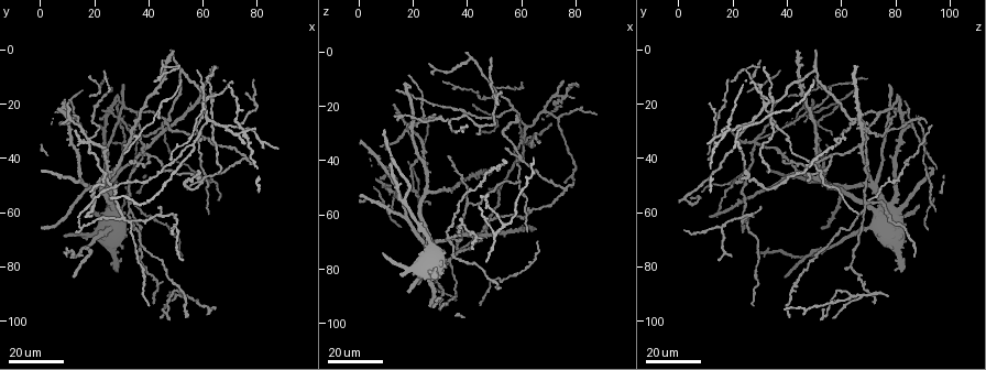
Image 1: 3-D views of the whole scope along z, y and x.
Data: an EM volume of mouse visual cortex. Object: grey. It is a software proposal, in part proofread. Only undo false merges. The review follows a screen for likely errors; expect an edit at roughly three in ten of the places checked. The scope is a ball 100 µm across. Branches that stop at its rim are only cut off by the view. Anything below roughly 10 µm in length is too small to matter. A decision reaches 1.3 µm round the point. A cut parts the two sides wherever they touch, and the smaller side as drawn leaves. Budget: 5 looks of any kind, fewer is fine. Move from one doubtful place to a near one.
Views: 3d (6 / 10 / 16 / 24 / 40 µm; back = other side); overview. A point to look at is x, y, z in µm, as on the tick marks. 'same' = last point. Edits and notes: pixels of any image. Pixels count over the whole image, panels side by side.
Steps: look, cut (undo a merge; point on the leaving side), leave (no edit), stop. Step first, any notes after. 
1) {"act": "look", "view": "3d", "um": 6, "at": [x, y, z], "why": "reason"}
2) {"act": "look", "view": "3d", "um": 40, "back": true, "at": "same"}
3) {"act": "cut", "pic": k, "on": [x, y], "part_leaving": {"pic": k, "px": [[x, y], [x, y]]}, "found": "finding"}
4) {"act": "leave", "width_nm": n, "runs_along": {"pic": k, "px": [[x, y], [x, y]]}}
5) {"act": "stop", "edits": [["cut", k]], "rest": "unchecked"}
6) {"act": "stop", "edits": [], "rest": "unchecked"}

{"act": "look", "view": "3d", "um": 16, "at": [69, 29, 22], "why": "a fork"}

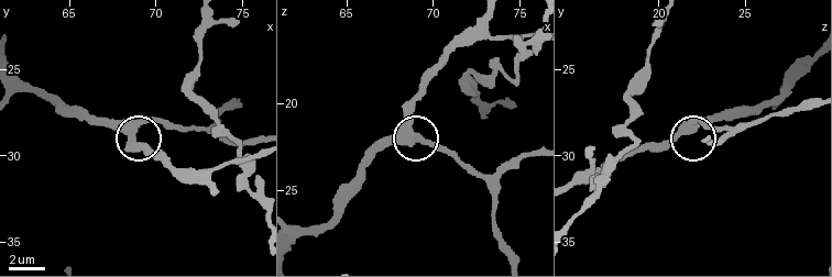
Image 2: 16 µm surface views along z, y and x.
{"act": "look", "view": "3d", "um": 10, "at": [68.6, 28.6, 21.5]}

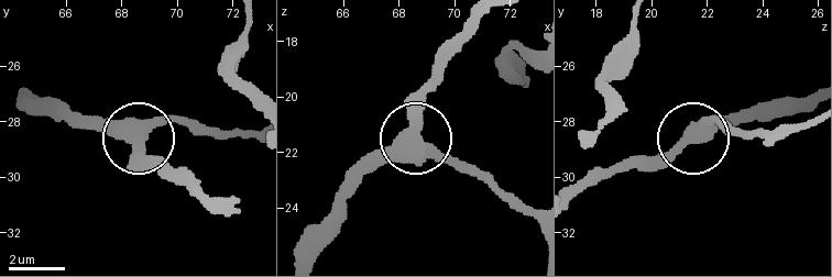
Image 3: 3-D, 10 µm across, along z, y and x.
{"act": "leave", "side_arm_um": 38, "runs_along": {"pic": 3, "px": [[297, 255], [338, 198], [408, 142], [427, 80]]}, "found": "continuous, no second neuron"}

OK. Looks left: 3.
{"act": "look", "view": "3d", "um": 16, "at": [46, 25, 65], "why": "four or more arms meet"}

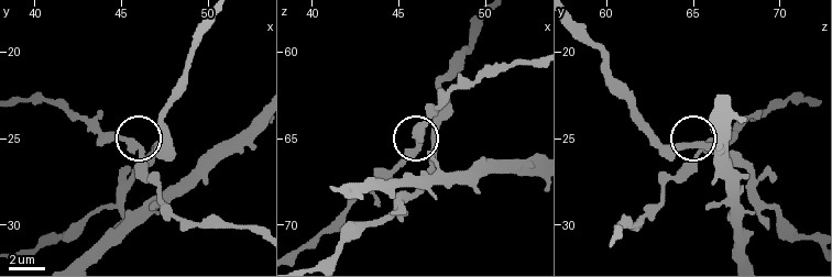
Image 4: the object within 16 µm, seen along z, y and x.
{"act": "look", "view": "3d", "um": 6, "at": [46.2, 25.6, 65.7]}

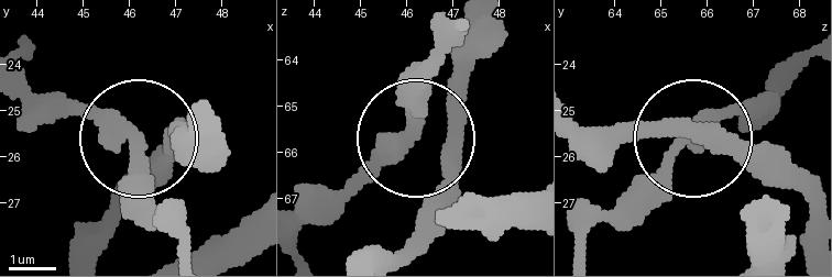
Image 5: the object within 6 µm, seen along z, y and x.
{"act": "look", "view": "3d", "um": 6, "back": true, "at": [46.10, 25.60, 65.55]}

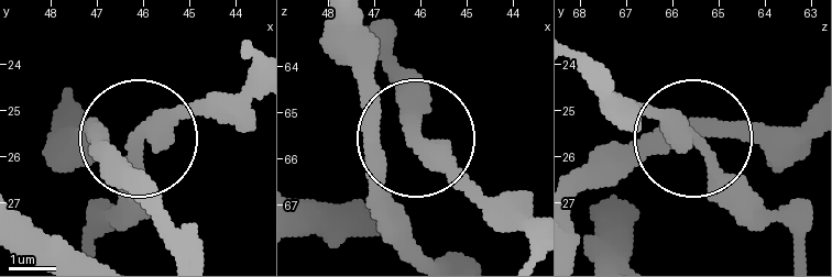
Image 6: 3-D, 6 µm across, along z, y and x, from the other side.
{"act": "leave", "runs_along": {"pic": 6, "px": [[535, 237], [488, 214], [428, 155], [393, 53]]}, "found": "all the same neuron"}

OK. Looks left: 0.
{"act": "stop", "edits": [], "rest": "unchecked"}

